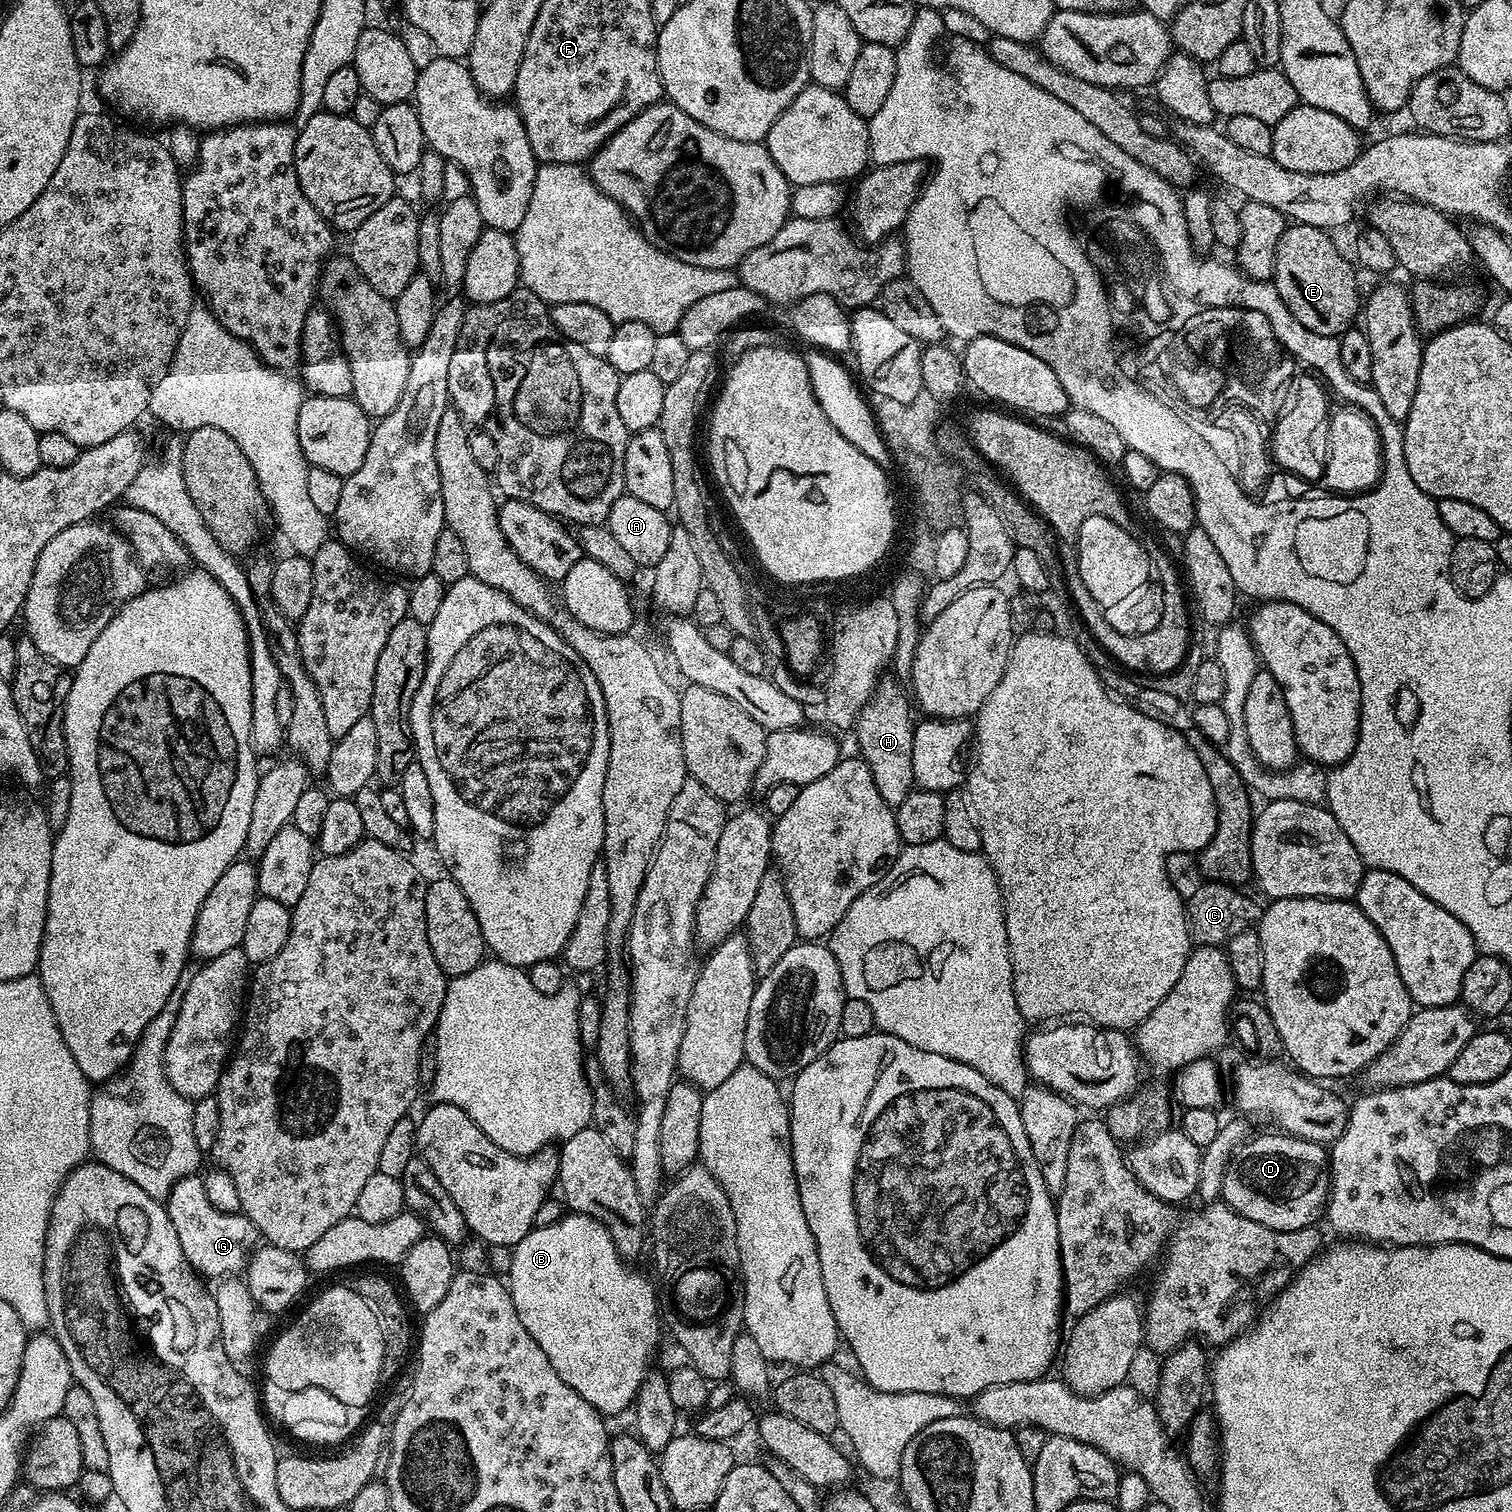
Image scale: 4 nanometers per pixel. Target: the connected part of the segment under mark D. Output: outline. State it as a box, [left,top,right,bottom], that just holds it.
[1218,1134,1332,1232]

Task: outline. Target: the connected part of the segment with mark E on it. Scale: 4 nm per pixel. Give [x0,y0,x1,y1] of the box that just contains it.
[1271,223,1362,338]

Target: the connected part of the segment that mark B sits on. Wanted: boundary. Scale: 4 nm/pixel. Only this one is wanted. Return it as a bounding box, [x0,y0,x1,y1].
[506,1214,662,1417]

